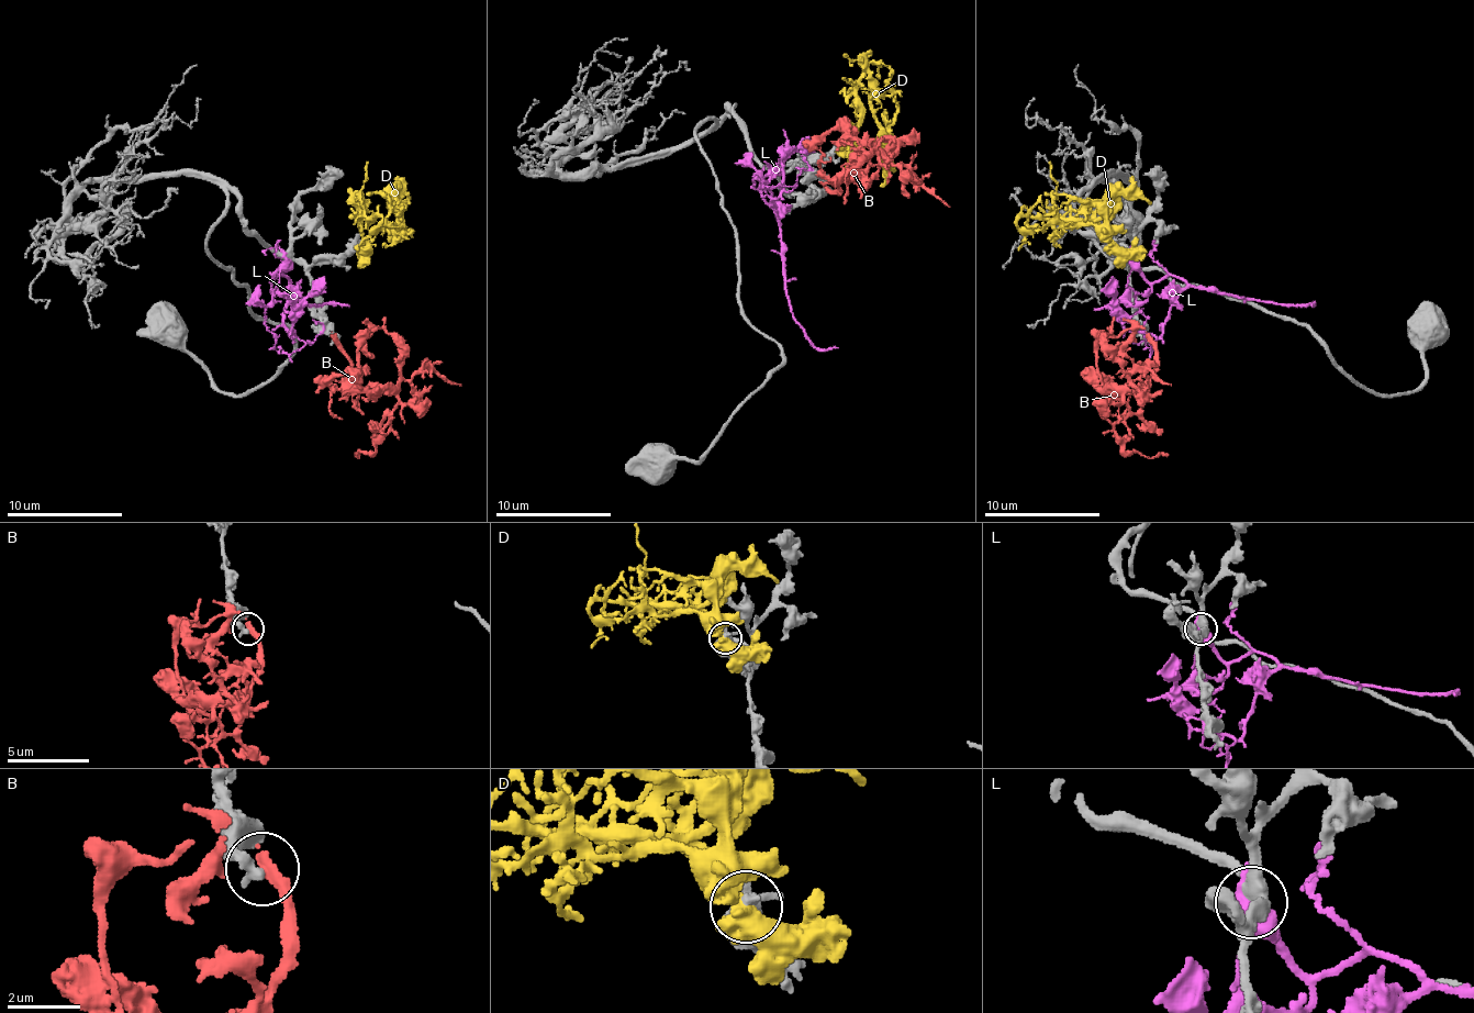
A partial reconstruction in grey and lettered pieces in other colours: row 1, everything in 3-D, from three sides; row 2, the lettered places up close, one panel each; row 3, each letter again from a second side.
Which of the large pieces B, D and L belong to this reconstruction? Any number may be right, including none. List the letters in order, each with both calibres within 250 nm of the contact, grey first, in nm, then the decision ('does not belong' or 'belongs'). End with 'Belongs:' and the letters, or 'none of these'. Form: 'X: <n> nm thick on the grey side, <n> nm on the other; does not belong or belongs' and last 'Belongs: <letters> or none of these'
B: 340 nm thick on the grey side, 340 nm on the other; does not belong
D: 300 nm thick on the grey side, 600 nm on the other; does not belong
L: 360 nm thick on the grey side, 380 nm on the other; does not belong
Belongs: none of these

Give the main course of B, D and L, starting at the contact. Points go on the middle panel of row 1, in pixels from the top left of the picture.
B: (824, 182), (838, 191), (879, 151), (882, 165), (864, 159), (847, 174), (845, 203)
D: (852, 147), (856, 92), (864, 87), (885, 136), (885, 177), (879, 186)
L: (774, 168), (760, 186), (778, 218), (780, 214), (771, 206), (780, 195), (783, 159), (812, 147)

